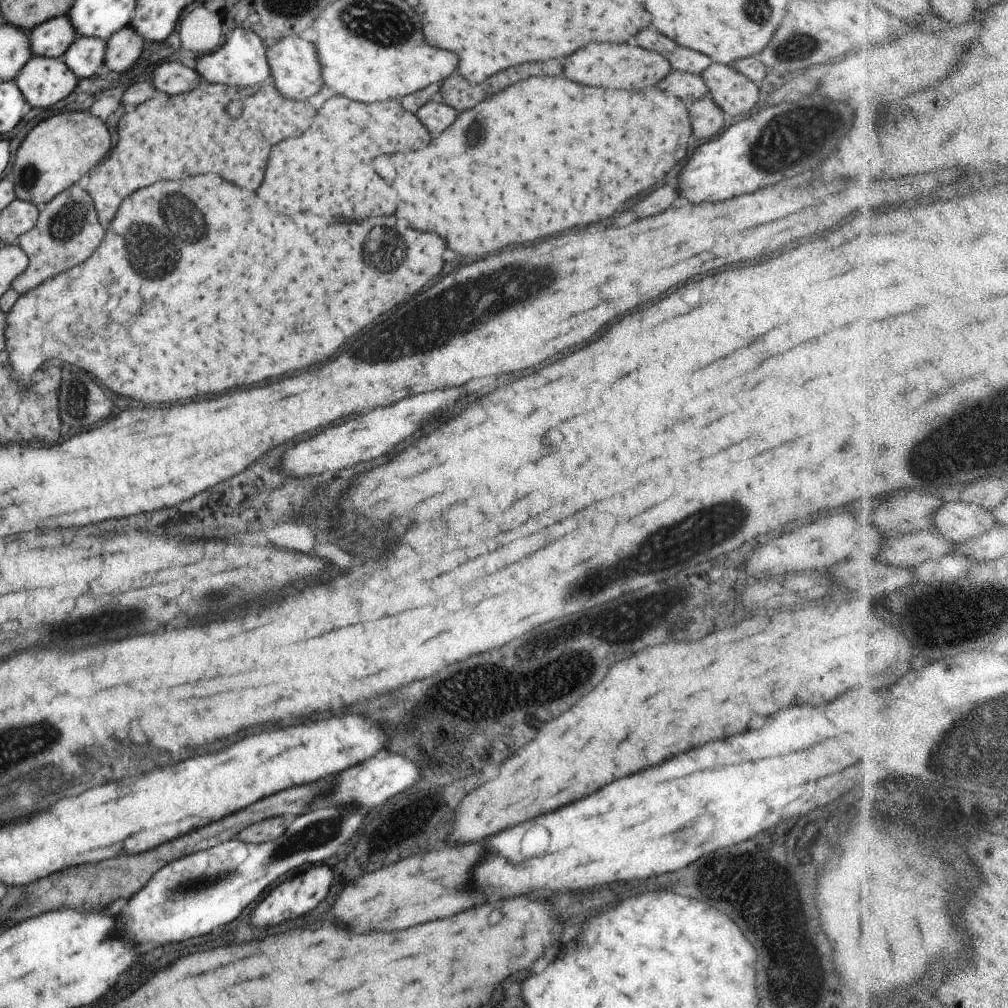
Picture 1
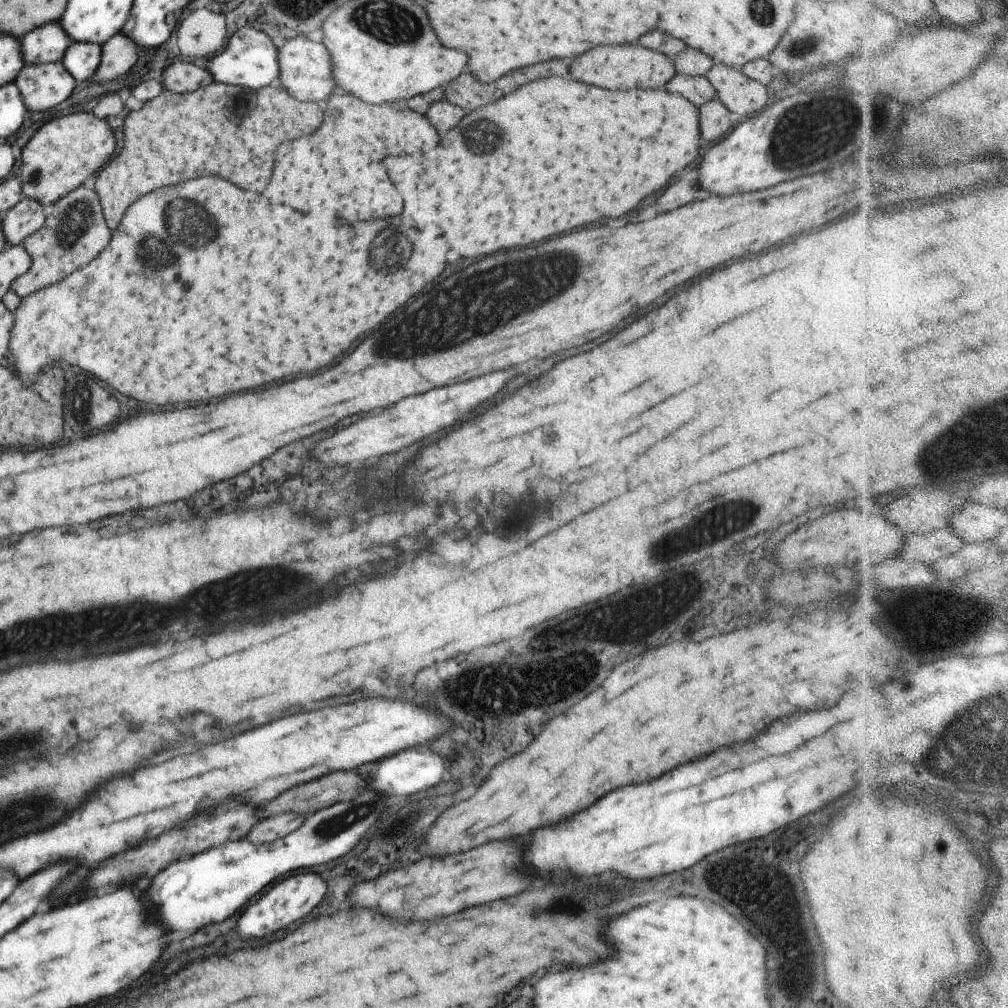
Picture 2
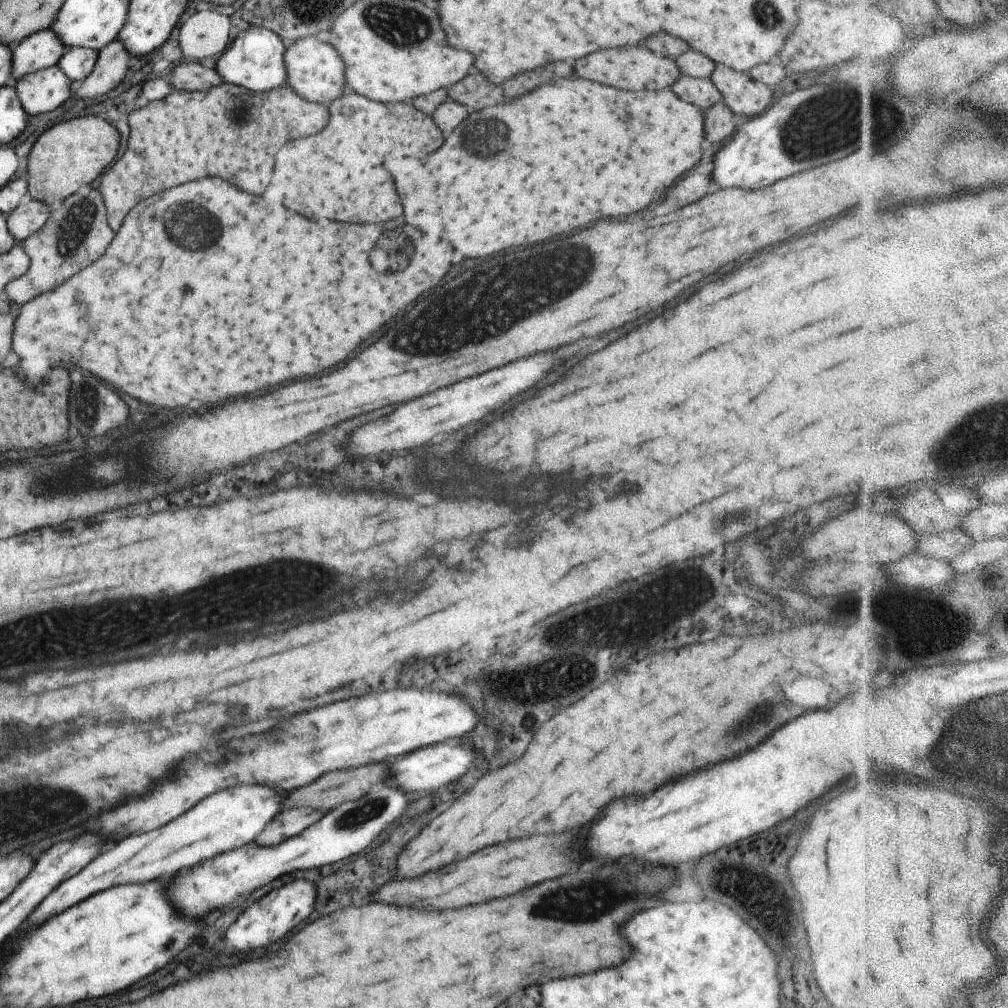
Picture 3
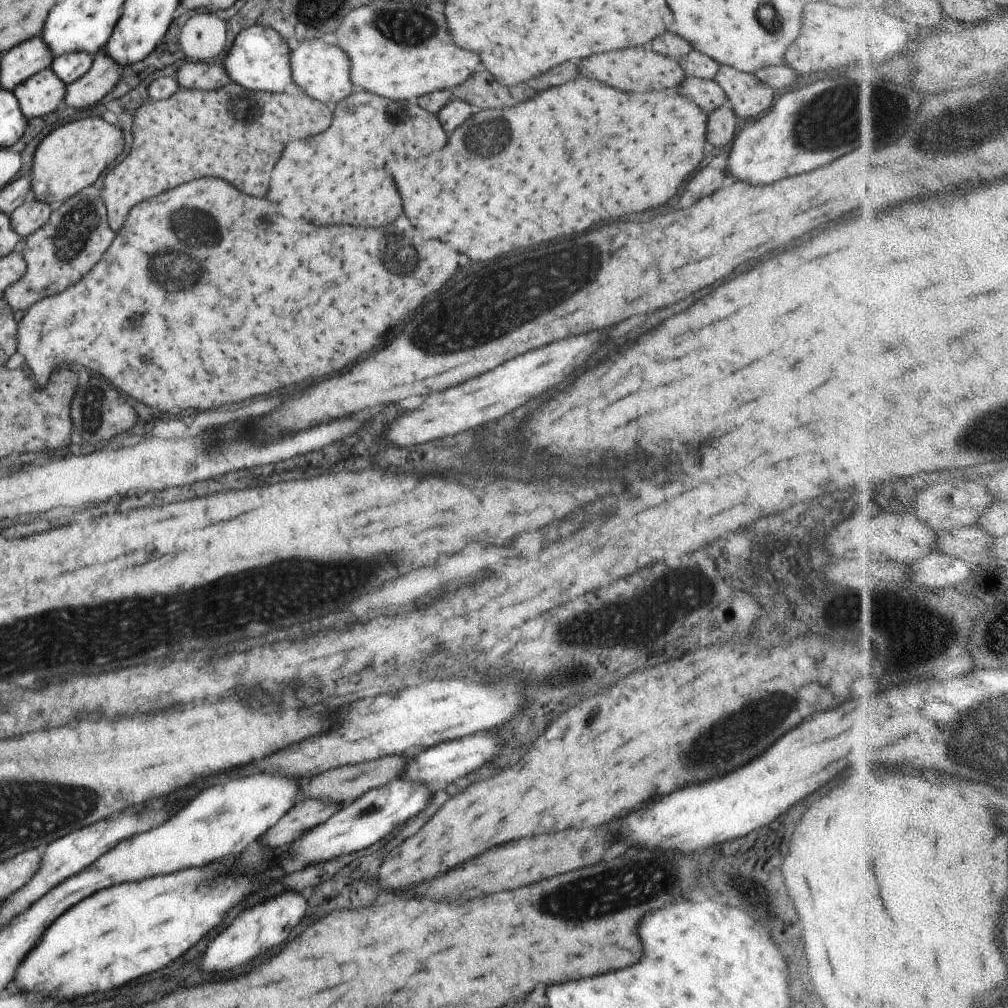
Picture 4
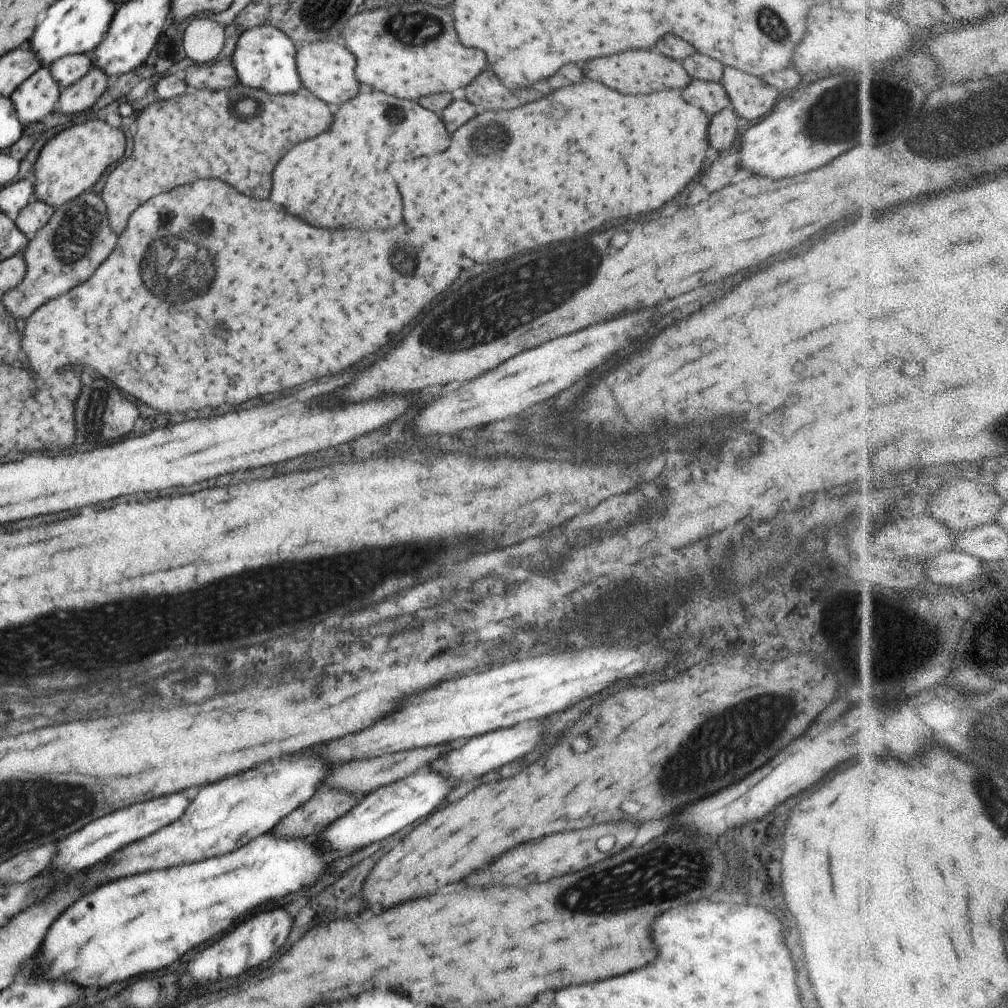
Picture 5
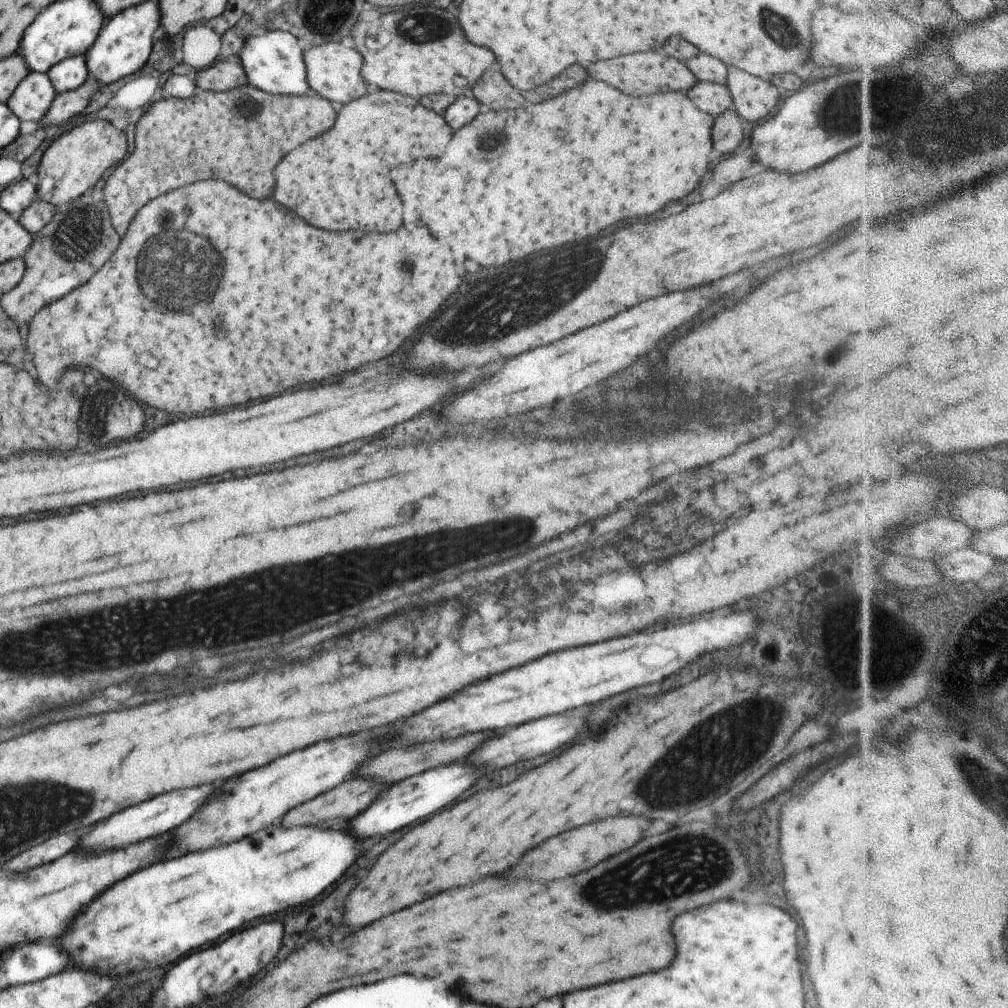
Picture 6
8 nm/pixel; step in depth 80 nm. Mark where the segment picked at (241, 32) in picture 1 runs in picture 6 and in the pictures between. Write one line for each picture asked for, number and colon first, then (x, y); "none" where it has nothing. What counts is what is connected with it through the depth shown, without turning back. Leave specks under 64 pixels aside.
2: (249, 59)
3: (254, 59)
4: (258, 59)
5: (264, 57)
6: (273, 61)

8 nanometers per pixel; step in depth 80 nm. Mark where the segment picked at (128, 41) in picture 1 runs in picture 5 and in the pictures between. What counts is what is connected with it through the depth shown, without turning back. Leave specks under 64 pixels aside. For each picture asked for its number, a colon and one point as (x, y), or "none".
2: (119, 54)
3: (113, 61)
4: (105, 72)
5: (76, 98)

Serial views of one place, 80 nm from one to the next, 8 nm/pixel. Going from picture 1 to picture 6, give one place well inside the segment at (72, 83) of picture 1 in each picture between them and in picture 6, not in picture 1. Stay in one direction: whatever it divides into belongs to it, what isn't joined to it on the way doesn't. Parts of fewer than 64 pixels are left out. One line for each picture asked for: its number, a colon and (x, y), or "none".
2: (42, 85)
3: (48, 89)
4: (42, 94)
5: (38, 95)
6: (32, 98)

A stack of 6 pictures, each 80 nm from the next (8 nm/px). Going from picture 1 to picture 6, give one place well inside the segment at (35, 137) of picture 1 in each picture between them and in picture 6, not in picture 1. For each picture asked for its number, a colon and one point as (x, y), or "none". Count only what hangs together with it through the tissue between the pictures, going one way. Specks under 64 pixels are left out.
2: (58, 158)
3: (71, 154)
4: (71, 158)
5: (71, 162)
6: (72, 164)

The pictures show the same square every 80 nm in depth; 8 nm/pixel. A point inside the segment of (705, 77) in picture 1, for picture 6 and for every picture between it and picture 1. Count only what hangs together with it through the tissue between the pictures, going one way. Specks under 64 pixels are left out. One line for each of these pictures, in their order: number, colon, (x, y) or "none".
2: (739, 93)
3: (741, 93)
4: (749, 97)
5: (752, 98)
6: (754, 98)

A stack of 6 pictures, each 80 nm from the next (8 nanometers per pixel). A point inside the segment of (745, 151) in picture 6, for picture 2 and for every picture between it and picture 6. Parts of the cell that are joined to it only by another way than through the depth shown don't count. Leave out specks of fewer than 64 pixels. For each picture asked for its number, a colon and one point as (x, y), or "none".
2: (684, 186)
3: (698, 182)
4: (711, 176)
5: (724, 170)

